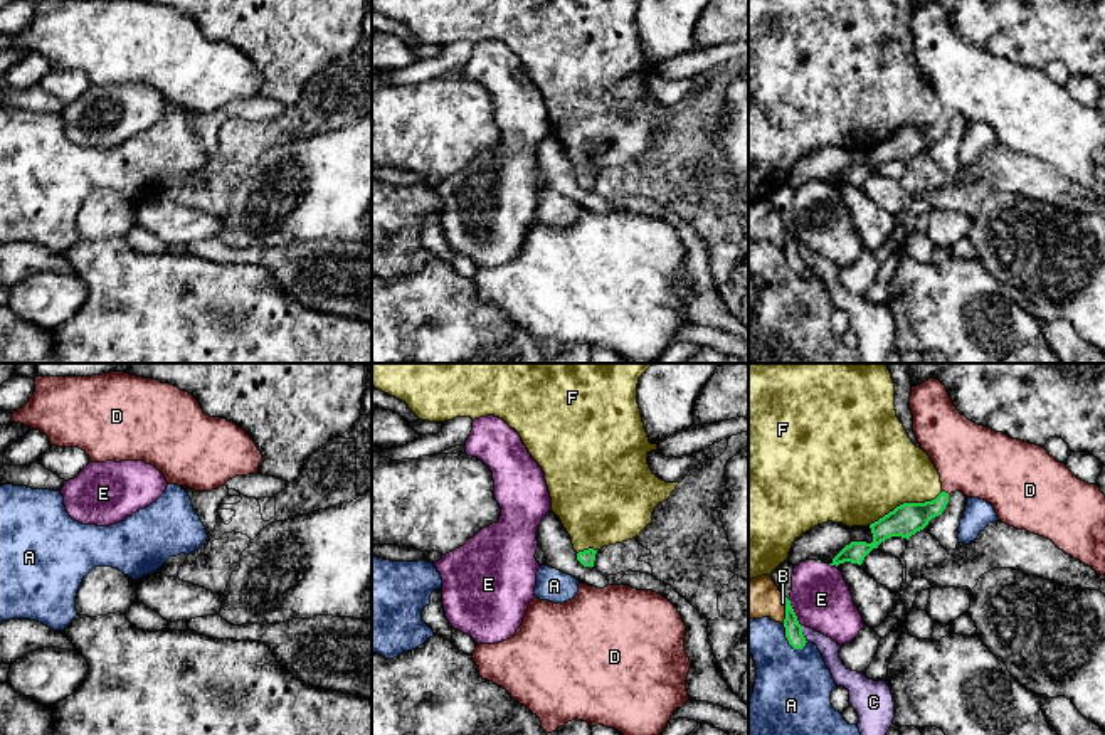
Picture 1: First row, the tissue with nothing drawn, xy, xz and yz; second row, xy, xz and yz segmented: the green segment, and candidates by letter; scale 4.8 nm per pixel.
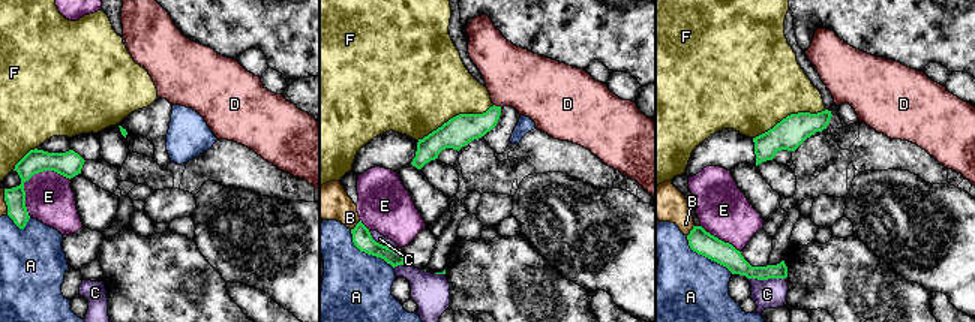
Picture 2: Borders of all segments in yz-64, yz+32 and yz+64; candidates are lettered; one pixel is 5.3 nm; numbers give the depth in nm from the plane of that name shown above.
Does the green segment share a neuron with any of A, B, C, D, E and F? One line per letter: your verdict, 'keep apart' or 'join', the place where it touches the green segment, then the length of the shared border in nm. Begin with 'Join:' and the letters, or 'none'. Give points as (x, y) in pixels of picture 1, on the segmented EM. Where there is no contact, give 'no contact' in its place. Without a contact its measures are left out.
Join: D
A: keep apart; contact yz (787, 639); length 160 nm
B: keep apart; contact yz (786, 609); length 140 nm
C: keep apart; contact yz (803, 634); length 90 nm
D: join; contact yz (944, 491); length 40 nm
E: keep apart; contact yz (794, 613); length 150 nm
F: keep apart; contact yz (905, 503); length 380 nm

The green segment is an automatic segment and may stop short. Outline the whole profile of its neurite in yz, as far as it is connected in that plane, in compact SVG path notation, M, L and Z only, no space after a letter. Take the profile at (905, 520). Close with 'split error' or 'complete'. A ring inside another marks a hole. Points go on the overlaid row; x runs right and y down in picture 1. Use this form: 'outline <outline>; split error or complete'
outline M937 378L912 387L910 410L915 437L940 474L942 493L932 501L896 506L870 525L871 543L851 542L829 565L838 567L844 562L861 565L864 557L886 538L908 540L945 510L950 493L962 491L967 498L991 503L1002 523L1051 540L1066 555L1105 575L1105 494L1097 484L1078 479L1044 447L969 420L957 410L945 385Z; split error

